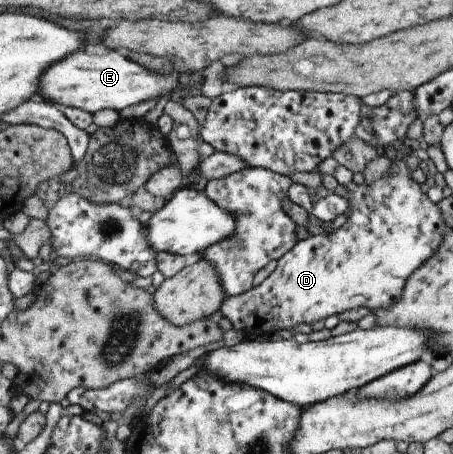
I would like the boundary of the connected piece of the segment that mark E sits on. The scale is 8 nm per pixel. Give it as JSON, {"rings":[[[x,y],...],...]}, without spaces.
{"rings":[[[79,50],[41,72],[37,98],[56,104],[61,109],[71,106],[92,114],[104,109],[119,112],[129,105],[162,97],[180,87],[187,87],[191,94],[199,93],[203,82],[204,77],[199,76],[198,72],[179,74],[173,69],[168,74],[161,74],[149,71],[129,58],[121,56],[117,50],[107,51],[103,55],[89,55],[85,50]]]}

